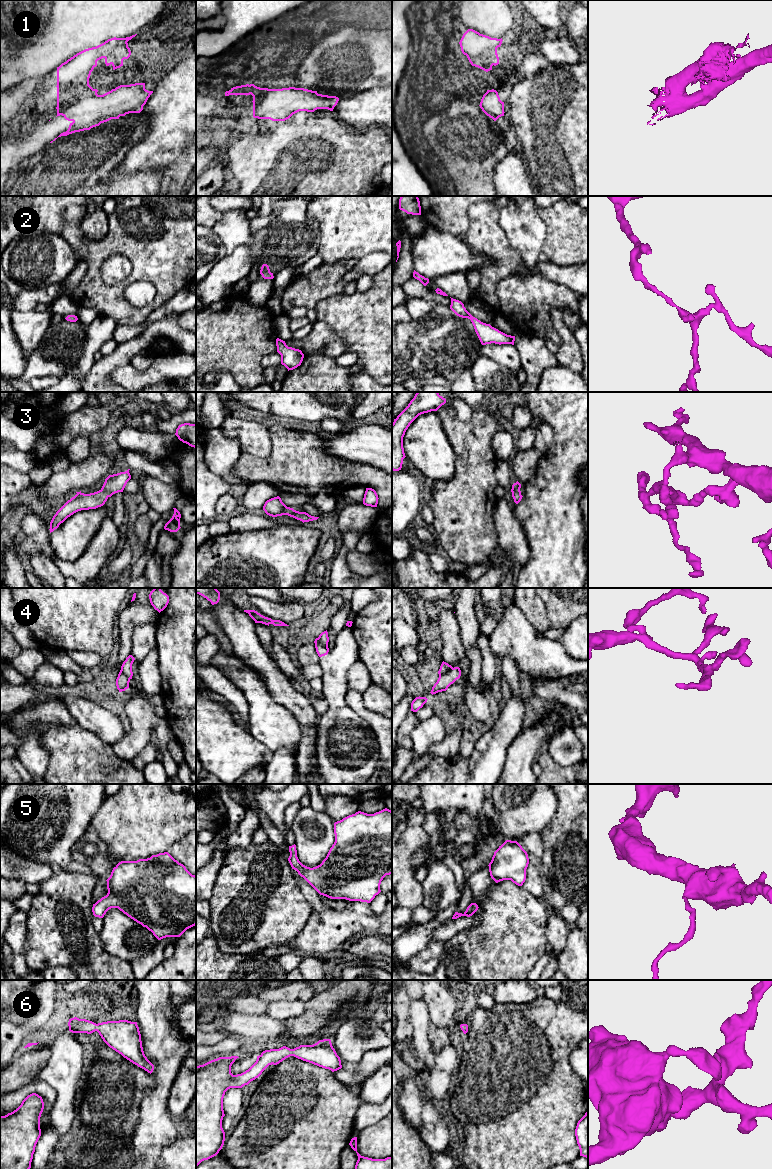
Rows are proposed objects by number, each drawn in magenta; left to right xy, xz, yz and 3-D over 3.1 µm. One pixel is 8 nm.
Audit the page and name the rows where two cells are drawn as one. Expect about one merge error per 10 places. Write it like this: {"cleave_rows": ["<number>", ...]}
{"cleave_rows": ["4"]}

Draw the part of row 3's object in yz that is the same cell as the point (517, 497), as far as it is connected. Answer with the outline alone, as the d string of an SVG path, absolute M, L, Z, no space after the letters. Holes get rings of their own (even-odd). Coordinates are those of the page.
M518 481L512 485L512 489L511 489L512 497L513 497L514 502L516 504L518 504L521 501L522 497L523 497L521 495L520 488L521 488L521 484Z

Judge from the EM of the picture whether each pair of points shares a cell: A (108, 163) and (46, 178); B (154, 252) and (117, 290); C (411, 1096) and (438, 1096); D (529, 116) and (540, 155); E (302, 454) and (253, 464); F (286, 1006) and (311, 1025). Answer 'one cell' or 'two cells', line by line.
A: one cell
B: one cell
C: two cells
D: one cell
E: one cell
F: two cells

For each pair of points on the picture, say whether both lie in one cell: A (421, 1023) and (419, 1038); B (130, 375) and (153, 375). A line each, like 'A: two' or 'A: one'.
A: one
B: one

